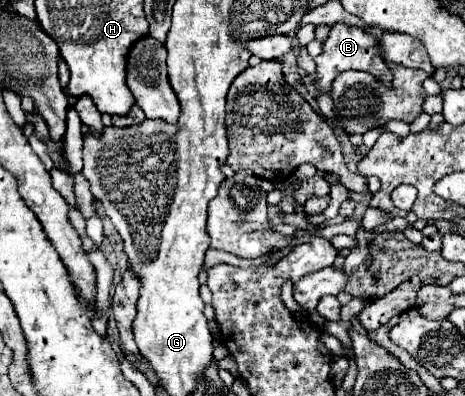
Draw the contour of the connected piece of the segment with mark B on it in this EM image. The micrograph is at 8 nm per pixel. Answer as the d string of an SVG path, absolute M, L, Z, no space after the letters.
M338 23L330 29L330 35L328 39L322 43L322 53L314 59L316 61L316 71L314 71L314 77L312 75L306 75L300 79L300 83L306 87L306 91L316 99L320 93L332 93L332 81L342 73L342 71L350 71L350 69L356 69L356 71L366 71L366 73L372 73L378 81L382 81L384 85L392 85L392 71L388 69L386 61L382 59L380 51L378 51L378 39L372 37L370 33L366 33L364 29L360 27L350 27L350 25L344 25L344 23Z

